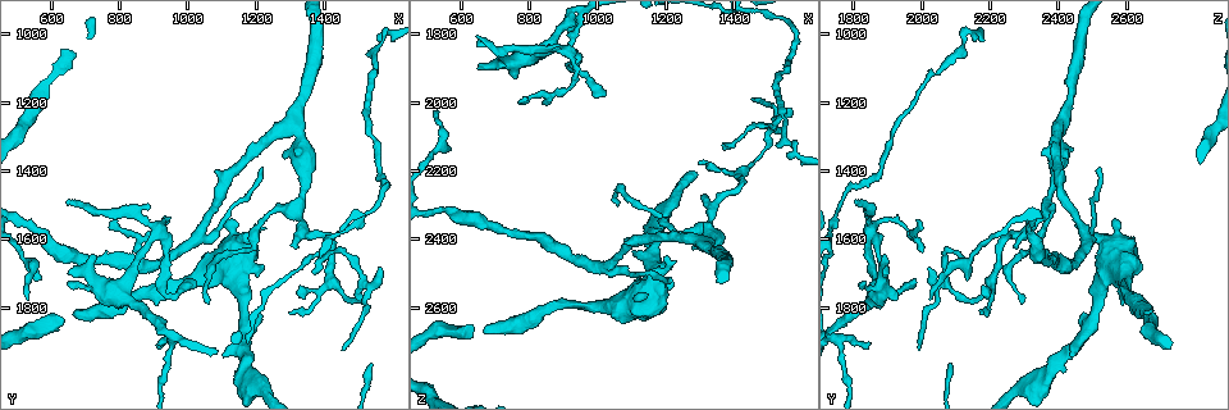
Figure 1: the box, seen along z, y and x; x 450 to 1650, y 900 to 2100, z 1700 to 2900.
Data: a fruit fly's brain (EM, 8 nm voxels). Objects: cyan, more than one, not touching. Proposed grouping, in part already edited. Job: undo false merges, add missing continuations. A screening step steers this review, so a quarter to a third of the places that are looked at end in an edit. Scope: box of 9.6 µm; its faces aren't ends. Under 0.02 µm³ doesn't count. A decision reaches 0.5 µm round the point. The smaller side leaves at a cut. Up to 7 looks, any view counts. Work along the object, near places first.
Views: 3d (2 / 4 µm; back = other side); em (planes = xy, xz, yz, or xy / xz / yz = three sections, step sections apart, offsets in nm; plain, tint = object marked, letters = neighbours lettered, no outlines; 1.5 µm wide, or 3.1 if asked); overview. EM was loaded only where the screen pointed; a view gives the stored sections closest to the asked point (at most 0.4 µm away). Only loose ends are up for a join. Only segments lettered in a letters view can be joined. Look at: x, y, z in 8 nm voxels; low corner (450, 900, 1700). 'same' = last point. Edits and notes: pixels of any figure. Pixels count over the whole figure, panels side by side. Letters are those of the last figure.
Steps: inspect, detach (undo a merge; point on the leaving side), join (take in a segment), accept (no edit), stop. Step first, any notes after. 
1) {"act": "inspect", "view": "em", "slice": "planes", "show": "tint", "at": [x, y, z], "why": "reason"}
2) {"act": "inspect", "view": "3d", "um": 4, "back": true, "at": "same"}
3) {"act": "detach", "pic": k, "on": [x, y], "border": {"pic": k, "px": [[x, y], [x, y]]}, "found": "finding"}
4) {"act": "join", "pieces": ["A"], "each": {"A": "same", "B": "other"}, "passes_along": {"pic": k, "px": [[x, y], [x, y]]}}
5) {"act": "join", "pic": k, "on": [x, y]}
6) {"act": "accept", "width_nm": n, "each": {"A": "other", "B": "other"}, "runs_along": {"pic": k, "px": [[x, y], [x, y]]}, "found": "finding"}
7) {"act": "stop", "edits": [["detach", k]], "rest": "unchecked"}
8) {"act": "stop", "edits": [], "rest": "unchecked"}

{"act": "inspect", "view": "3d", "um": 2, "at": [1340, 1310, 2400], "why": "calibre changes"}

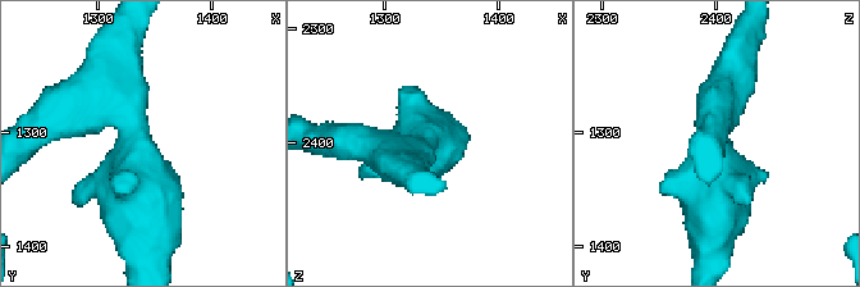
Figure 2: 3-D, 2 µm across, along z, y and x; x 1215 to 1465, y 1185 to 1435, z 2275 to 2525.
{"act": "inspect", "view": "em", "slice": "planes", "show": "letters", "at": [1334, 1316, 2400], "arms": 3}

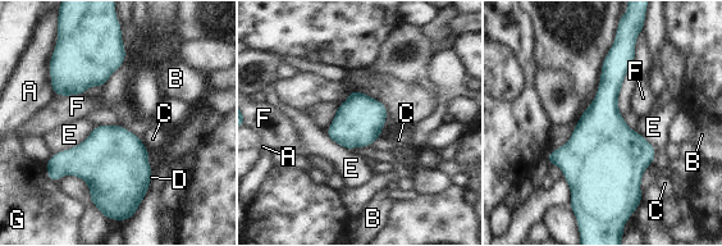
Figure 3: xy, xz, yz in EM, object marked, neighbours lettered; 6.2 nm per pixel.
{"act": "accept", "each": {"A": "other", "B": "other", "C": "other", "D": "other", "E": "other", "F": "other", "G": "other"}, "border": {"pic": 3, "px": [[95, 126], [81, 142], [53, 155]]}, "found": "all the same neuron"}

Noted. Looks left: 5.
{"act": "inspect", "view": "3d", "um": 4, "back": true, "at": [940, 1550, 1930], "why": "abrupt turn"}

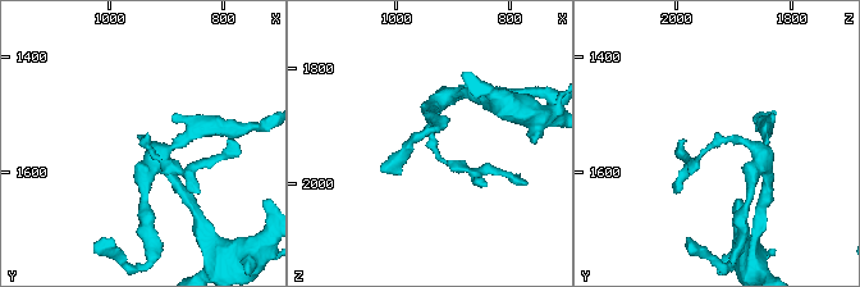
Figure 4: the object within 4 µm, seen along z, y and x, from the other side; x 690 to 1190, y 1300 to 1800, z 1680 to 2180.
{"act": "inspect", "view": "em", "slice": "yz", "step": 4, "show": "plain", "at": [935, 1550, 1935], "why": "need the tissue"}

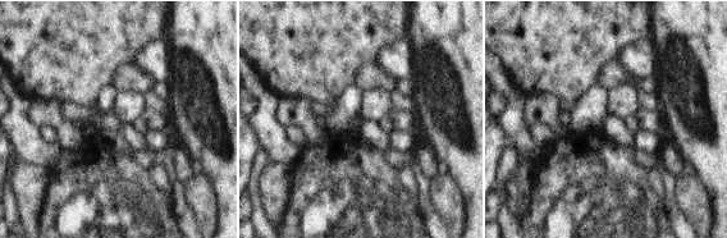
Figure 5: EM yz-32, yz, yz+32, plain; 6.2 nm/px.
{"act": "inspect", "view": "em", "slice": "yz", "step": 4, "show": "letters", "at": "same", "why": "what lies round it"}

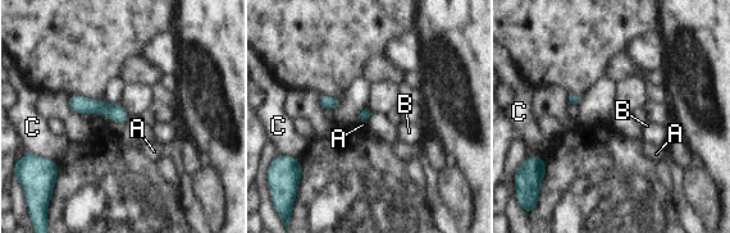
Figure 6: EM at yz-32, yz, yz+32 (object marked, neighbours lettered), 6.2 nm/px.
{"act": "accept", "width_nm": 60, "longest_contact_nm": ["A", 110], "each": {"A": "other", "B": "other", "C": "other"}, "found": "all the same neuron"}

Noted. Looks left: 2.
{"act": "inspect", "view": "3d", "um": 2, "at": [1550, 1690, 2020], "why": "thin end"}

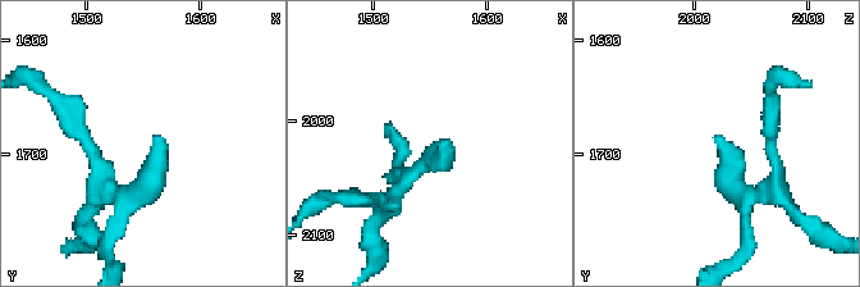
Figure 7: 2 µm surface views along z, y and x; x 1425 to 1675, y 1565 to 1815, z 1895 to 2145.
{"act": "inspect", "view": "em", "slice": "planes", "show": "letters", "at": [1558, 1682, 2020], "why": "now the EM"}

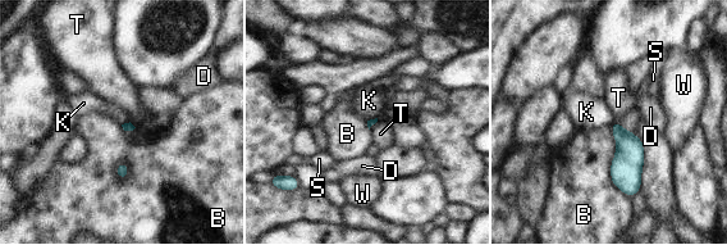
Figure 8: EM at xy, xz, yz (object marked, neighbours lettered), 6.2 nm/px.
{"act": "accept", "each": {"B": "other", "D": "other", "K": "other", "S": "other", "T": "other", "W": "other"}, "border": {"pic": 8, "px": [[608, 126], [611, 181], [630, 198]]}, "found": "no lettered segment goes on from it"}

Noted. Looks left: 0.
{"act": "stop", "edits": [], "rest": "unchecked"}

